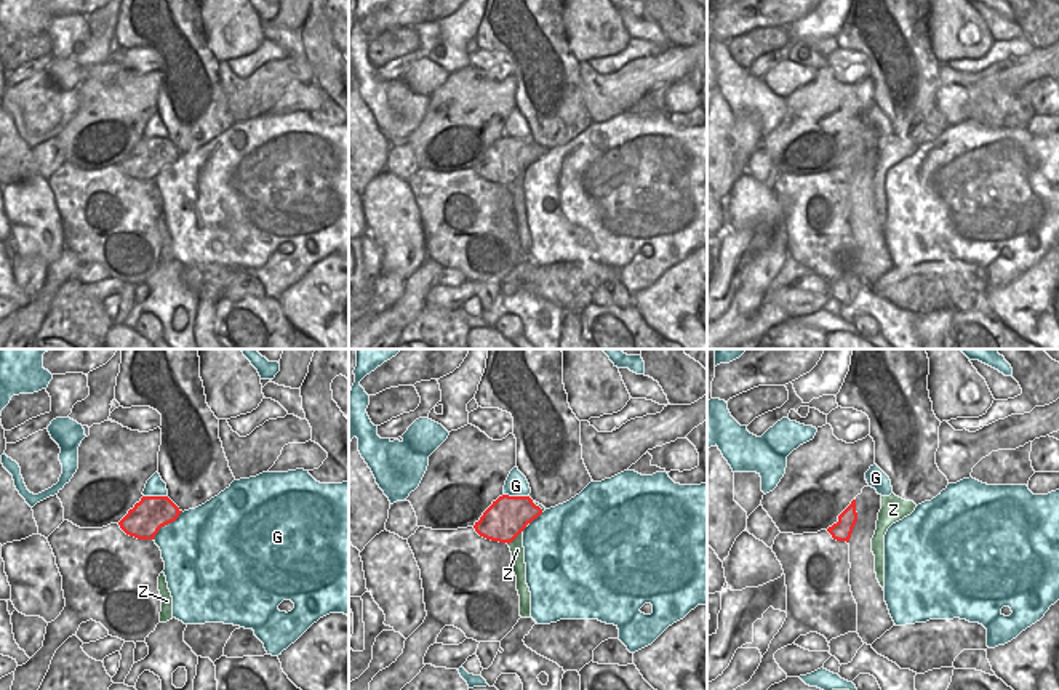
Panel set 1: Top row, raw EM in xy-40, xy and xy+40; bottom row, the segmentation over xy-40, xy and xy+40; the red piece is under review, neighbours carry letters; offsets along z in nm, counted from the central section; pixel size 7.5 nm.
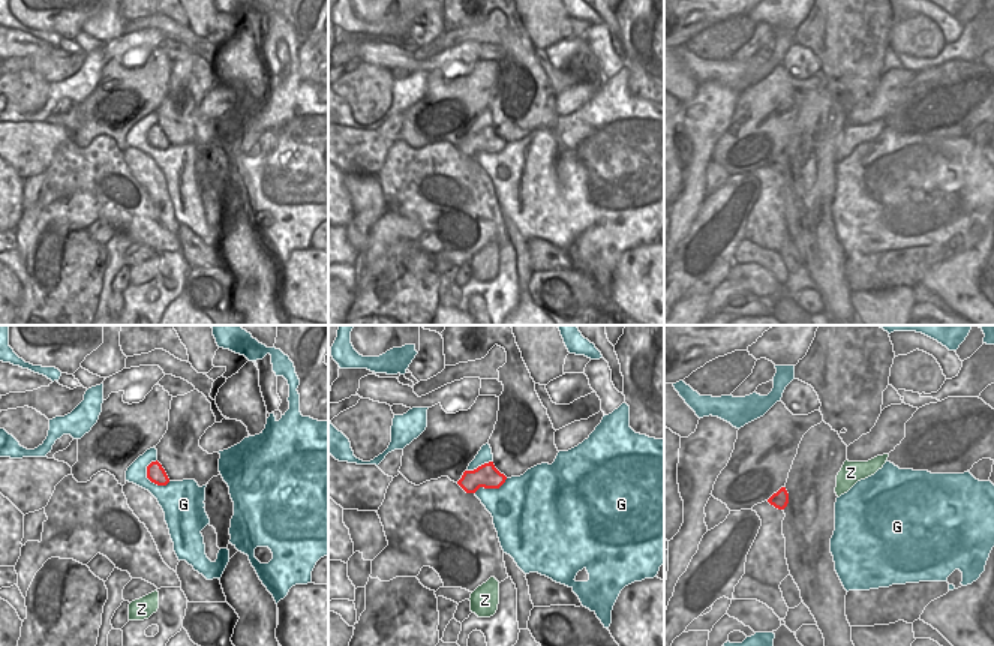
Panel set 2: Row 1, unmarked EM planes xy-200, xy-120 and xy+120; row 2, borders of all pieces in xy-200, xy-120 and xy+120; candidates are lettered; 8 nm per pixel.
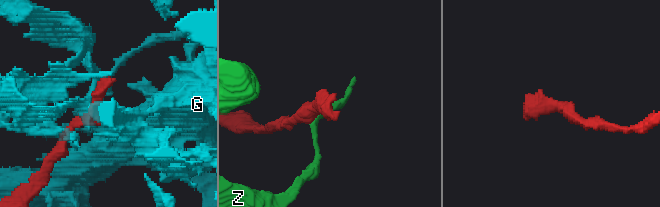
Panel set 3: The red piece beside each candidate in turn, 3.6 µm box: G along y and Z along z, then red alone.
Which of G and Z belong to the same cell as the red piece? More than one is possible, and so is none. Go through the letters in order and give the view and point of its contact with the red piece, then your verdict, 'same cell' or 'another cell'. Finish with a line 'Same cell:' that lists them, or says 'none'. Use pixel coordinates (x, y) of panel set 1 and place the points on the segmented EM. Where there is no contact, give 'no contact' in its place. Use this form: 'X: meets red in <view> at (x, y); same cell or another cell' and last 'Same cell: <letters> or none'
G: meets red in xy-40 at (167, 524); another cell
Z: meets red in xy at (514, 538); another cell
Same cell: none

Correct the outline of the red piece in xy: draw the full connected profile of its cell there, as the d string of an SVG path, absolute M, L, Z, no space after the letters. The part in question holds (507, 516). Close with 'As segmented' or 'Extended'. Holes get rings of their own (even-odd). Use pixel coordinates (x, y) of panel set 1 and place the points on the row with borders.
M502 495L475 522L475 532L491 541L512 543L542 509L530 496Z. As segmented

